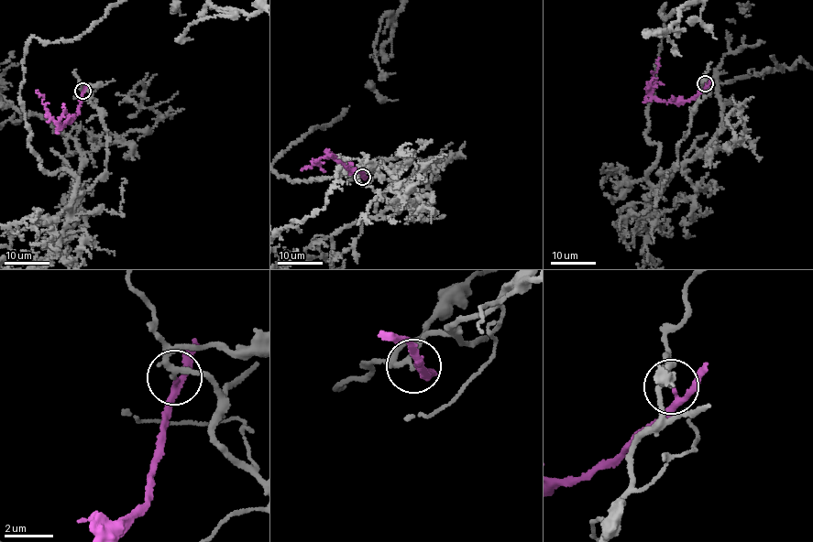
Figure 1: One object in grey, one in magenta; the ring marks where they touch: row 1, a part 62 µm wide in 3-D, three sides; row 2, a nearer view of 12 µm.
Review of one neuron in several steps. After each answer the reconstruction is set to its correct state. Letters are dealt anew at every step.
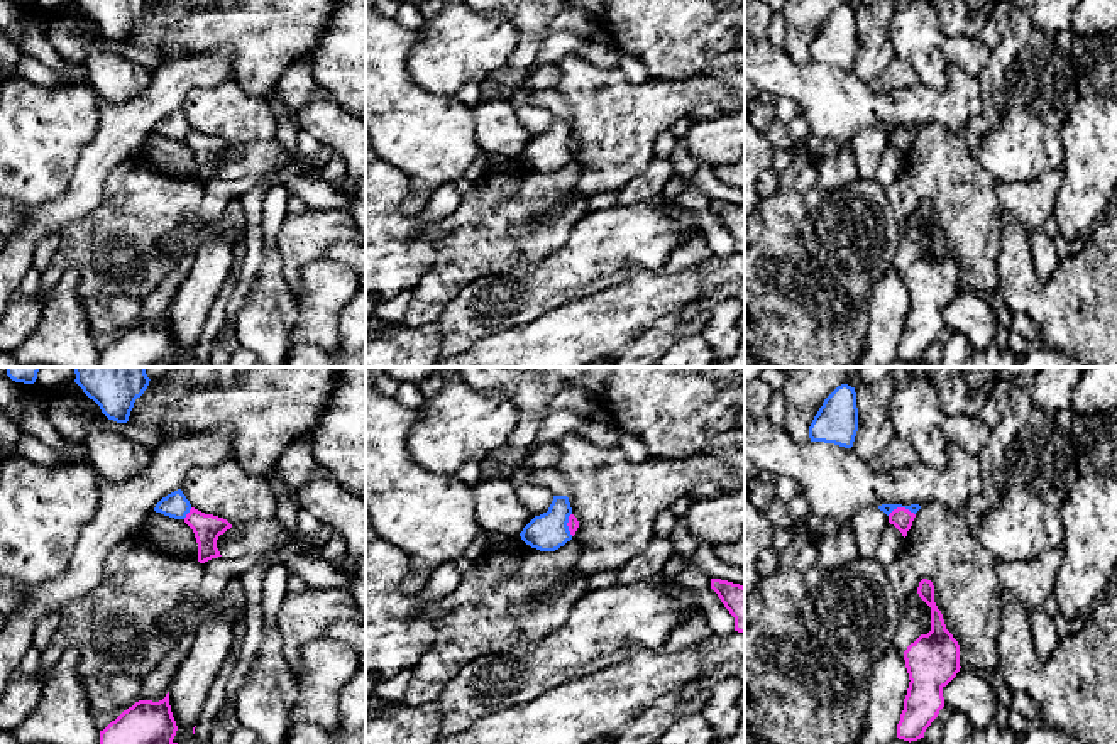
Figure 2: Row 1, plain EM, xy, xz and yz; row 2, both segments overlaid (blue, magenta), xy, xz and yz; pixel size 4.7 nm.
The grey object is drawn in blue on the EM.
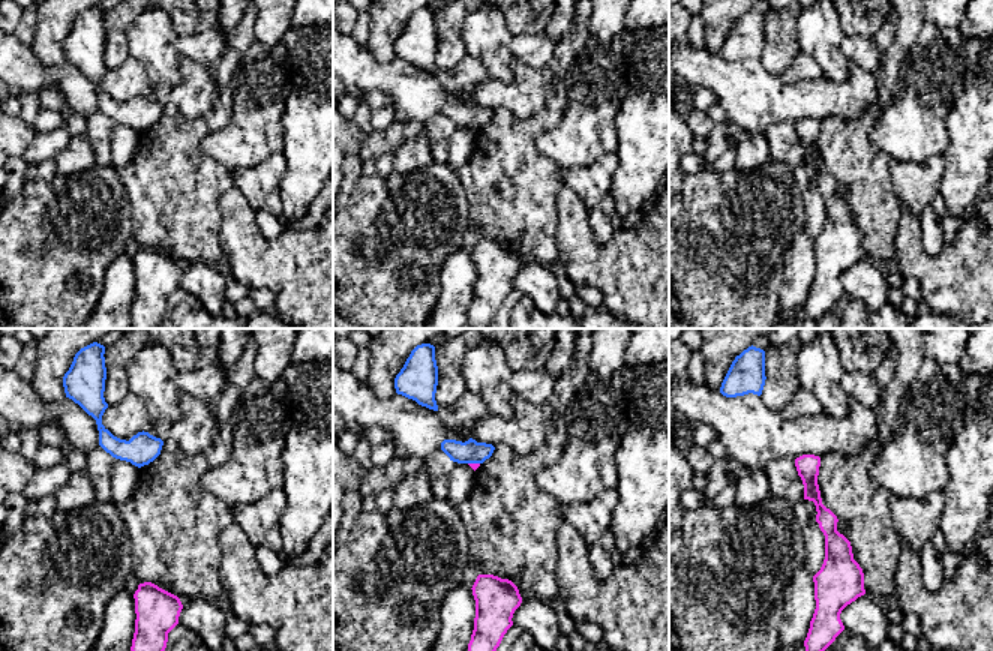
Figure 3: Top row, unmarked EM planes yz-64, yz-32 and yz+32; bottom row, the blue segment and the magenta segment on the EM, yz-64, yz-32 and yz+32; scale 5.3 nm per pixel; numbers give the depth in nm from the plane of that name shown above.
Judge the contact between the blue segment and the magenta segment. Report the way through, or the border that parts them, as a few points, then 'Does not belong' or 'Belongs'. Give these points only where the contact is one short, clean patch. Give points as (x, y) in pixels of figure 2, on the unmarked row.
Boundary: yz (914, 134), (894, 129), (887, 136). Does not belong

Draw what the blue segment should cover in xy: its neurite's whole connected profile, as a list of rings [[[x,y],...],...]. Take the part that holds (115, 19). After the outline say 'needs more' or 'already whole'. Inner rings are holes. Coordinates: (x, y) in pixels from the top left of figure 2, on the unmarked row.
[[[74,0],[102,34],[117,44],[127,44],[134,24],[144,15],[151,0]]] | already whole

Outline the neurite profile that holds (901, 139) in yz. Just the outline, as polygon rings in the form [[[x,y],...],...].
[[[897,129],[889,135],[889,144],[894,145],[902,154],[902,157],[905,159],[907,152],[912,147],[914,139],[916,139],[916,135],[911,134],[909,130]]]

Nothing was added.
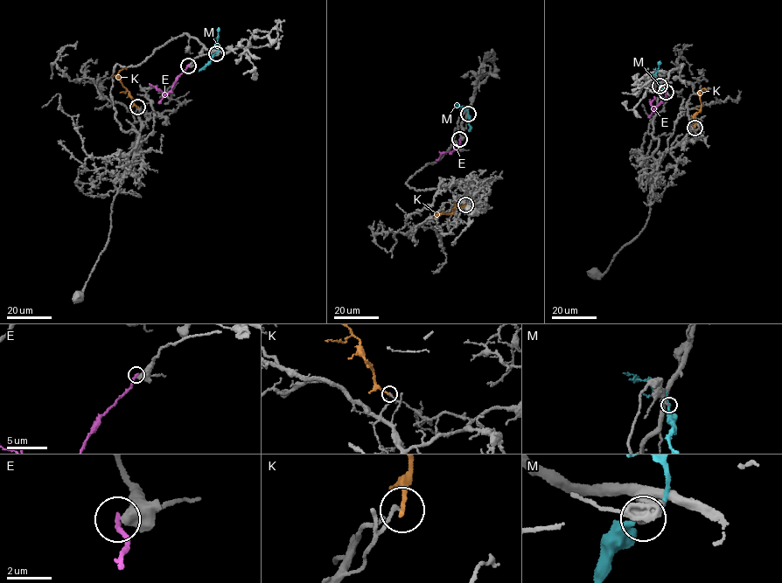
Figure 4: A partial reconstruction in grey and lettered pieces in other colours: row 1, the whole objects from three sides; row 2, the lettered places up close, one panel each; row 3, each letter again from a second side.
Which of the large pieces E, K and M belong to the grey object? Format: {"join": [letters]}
{"join": []}

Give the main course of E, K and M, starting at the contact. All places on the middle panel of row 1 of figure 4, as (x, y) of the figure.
E: (459, 139), (459, 146), (436, 159)
K: (465, 204), (456, 206), (454, 211), (447, 214), (436, 214), (443, 211)
M: (468, 113), (466, 109), (456, 106)

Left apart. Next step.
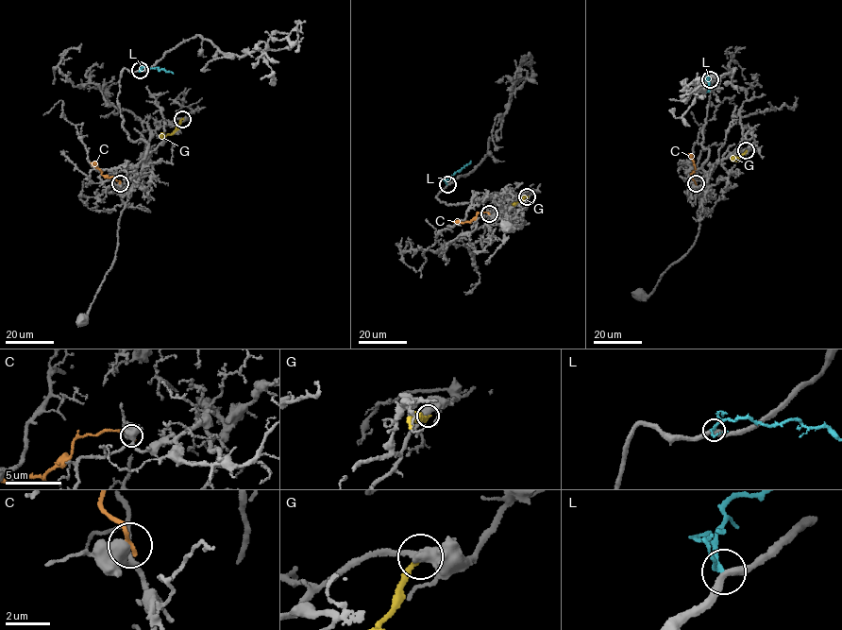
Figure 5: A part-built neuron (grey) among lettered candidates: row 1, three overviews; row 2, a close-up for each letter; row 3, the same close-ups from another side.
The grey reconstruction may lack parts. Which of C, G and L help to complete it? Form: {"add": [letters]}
{"add": []}

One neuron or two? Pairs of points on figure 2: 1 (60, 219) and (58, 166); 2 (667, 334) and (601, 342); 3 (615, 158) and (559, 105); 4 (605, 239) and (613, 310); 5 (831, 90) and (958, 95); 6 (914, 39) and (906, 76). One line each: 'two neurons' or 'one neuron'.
1: two neurons
2: two neurons
3: two neurons
4: two neurons
5: one neuron
6: two neurons

